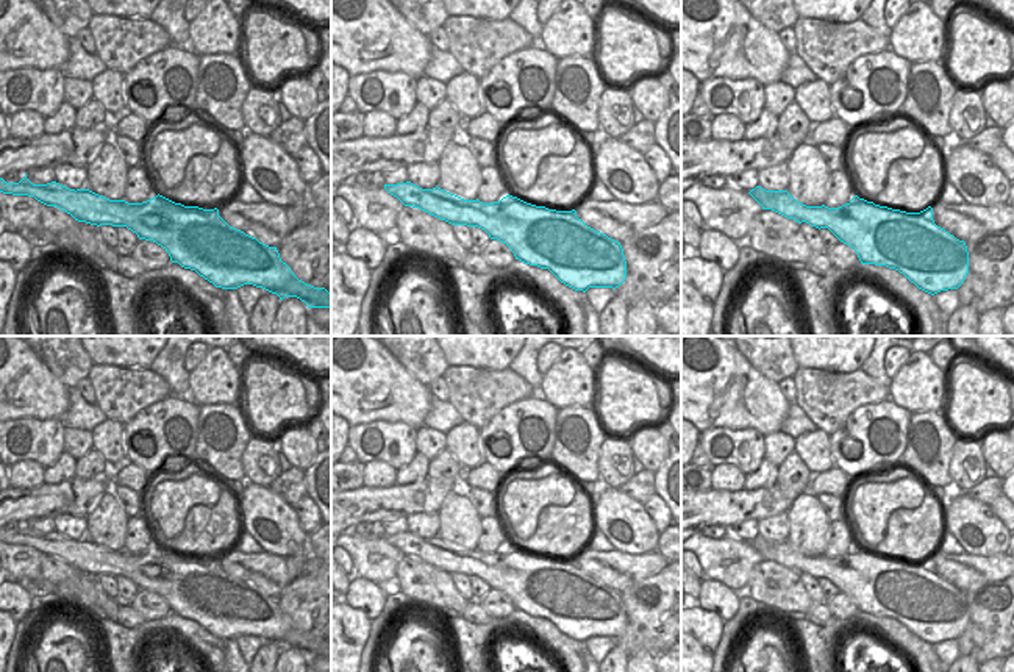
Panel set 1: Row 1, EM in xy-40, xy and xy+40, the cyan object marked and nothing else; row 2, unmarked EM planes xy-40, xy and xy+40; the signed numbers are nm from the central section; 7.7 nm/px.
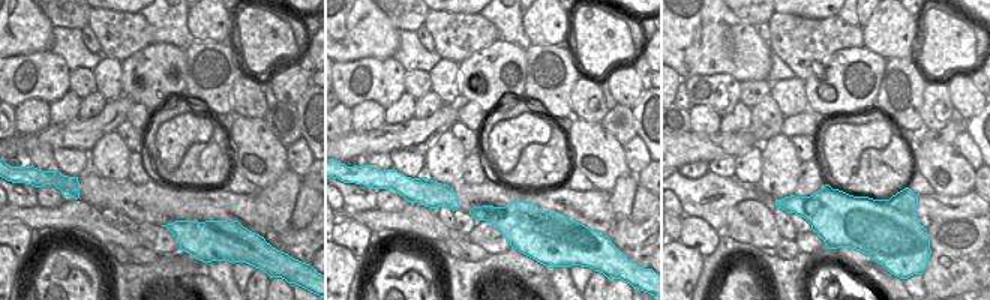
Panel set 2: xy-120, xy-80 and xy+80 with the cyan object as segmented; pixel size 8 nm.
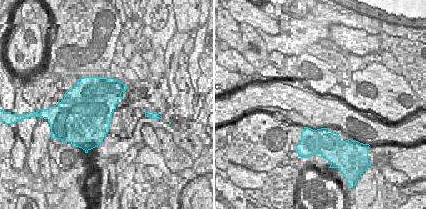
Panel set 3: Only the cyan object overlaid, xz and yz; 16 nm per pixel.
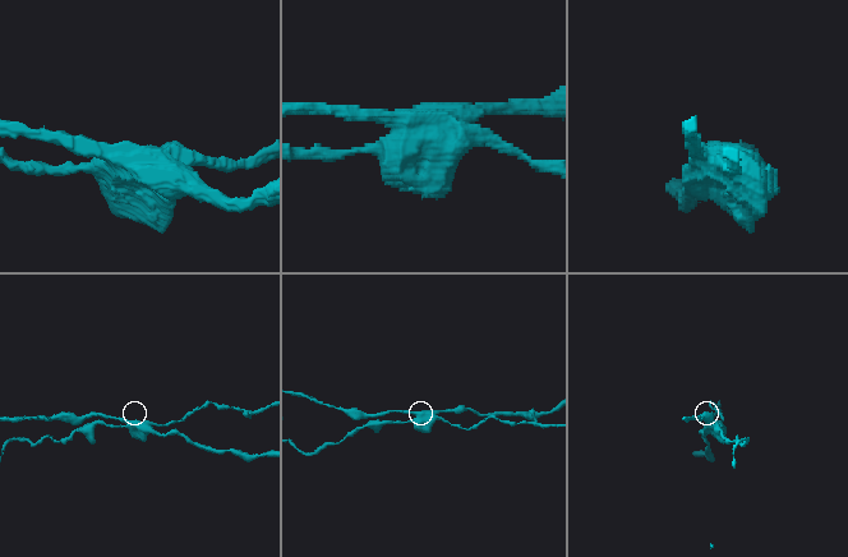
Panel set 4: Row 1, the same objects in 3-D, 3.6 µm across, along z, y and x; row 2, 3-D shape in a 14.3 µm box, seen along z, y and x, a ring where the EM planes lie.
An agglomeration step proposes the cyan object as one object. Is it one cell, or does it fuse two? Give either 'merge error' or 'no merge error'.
merge error

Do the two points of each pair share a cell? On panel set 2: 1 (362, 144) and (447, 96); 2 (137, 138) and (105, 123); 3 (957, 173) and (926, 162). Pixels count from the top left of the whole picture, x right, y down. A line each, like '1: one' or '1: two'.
1: two
2: two
3: one

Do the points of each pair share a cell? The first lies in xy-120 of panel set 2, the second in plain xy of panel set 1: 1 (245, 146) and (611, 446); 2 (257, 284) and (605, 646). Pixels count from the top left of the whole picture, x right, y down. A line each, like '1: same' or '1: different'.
1: different
2: different

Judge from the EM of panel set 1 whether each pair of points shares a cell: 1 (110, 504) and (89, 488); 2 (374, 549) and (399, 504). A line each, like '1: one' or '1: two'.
1: two
2: two

